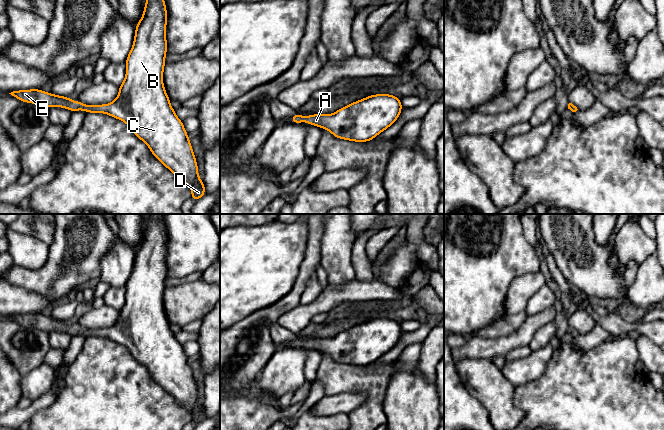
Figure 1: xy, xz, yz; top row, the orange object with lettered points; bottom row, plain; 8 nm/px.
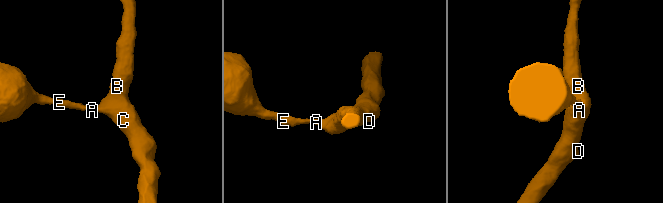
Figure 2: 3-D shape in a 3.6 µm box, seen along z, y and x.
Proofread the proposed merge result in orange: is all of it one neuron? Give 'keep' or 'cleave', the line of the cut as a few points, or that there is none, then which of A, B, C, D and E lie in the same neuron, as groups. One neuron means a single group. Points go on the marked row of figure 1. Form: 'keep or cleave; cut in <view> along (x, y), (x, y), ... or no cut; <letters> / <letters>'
keep; no cut; A B C D E

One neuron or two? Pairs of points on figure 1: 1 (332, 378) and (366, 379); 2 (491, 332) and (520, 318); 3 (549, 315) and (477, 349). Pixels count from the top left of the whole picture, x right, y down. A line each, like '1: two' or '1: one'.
1: one
2: one
3: one

